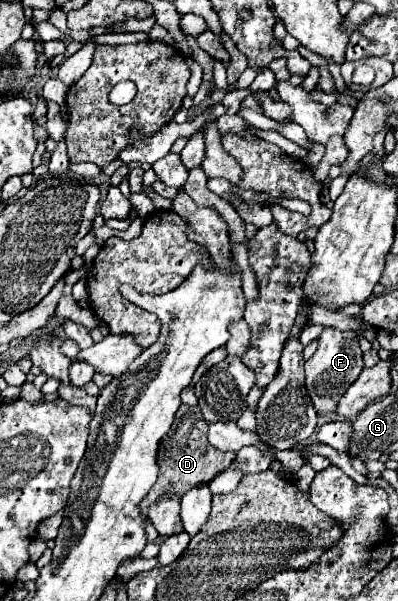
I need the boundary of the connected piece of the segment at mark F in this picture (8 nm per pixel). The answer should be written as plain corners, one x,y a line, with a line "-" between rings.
325,328
319,340
317,352
305,362
305,388
307,396
311,398
315,410
321,412
335,412
341,396
347,388
355,382
355,378
363,370
363,352
357,342
355,332
341,332
335,328

